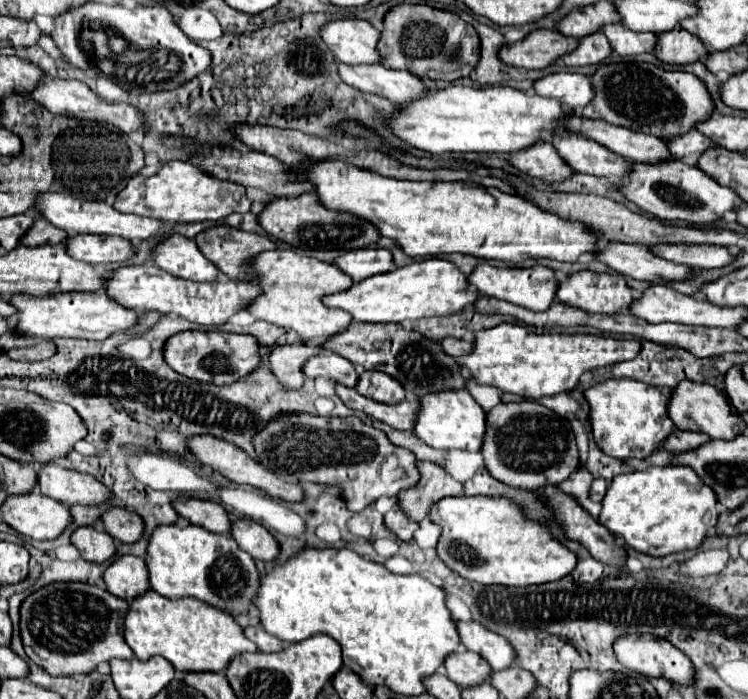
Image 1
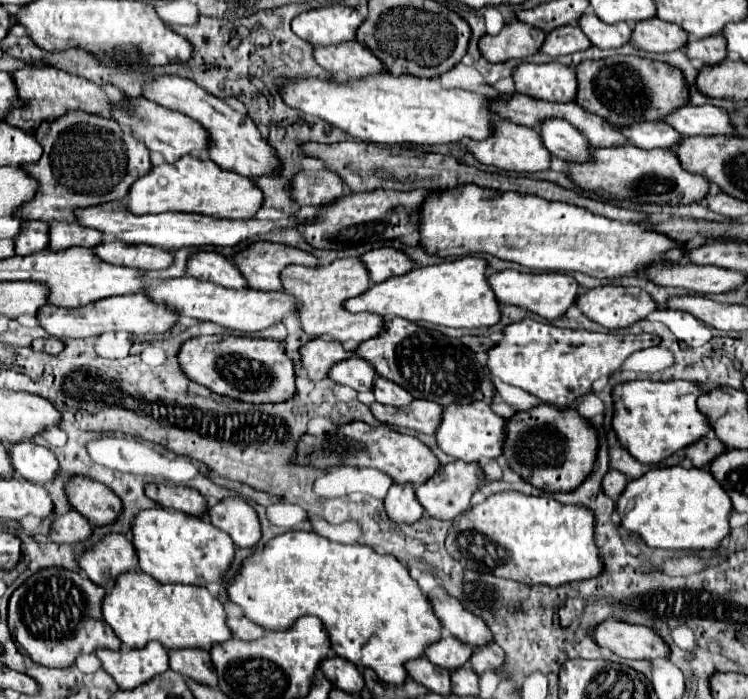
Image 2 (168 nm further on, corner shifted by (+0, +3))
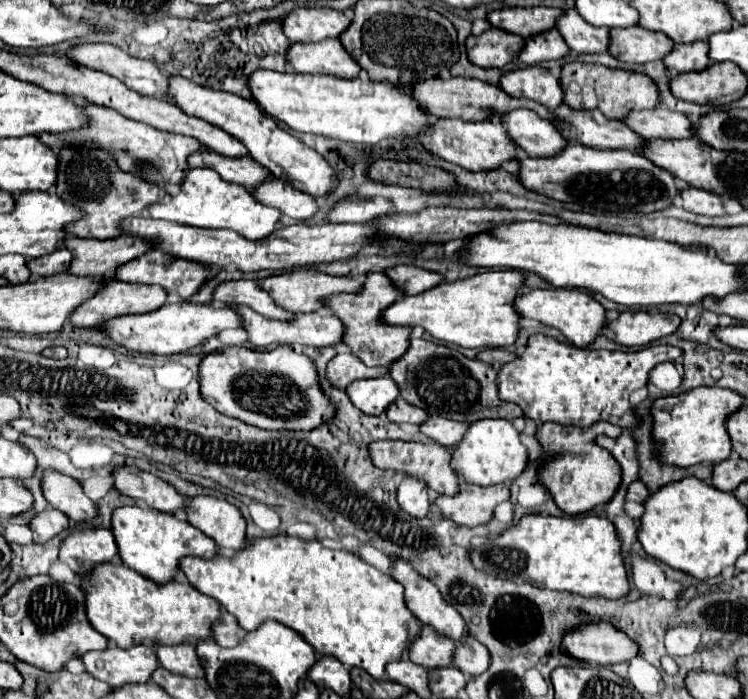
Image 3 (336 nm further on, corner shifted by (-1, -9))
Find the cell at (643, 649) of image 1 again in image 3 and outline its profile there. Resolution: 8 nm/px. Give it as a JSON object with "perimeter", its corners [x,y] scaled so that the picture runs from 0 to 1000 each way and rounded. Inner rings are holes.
{"perimeter":[[[787,890],[766,898],[753,910],[753,930],[777,947],[801,953],[836,947],[854,936],[852,921],[814,890]]]}

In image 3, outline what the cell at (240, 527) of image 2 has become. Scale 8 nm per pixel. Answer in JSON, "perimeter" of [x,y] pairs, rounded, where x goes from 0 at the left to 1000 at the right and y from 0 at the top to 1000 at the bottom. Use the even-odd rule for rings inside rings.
{"perimeter":[[[258,710],[245,727],[250,747],[287,773],[293,784],[320,787],[328,778],[328,741],[303,715]]]}

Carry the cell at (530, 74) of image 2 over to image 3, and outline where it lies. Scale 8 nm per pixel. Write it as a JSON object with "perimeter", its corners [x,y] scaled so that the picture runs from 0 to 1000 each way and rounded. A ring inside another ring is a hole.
{"perimeter":[[[705,94],[686,103],[675,103],[667,114],[667,123],[675,134],[686,140],[705,140],[729,155],[739,157],[753,146],[753,129],[742,109],[731,97]]]}

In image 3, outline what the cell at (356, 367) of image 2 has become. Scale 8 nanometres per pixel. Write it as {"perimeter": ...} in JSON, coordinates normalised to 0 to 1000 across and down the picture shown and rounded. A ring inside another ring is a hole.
{"perimeter":[[[496,541],[496,544],[475,544],[464,555],[464,564],[469,575],[485,587],[493,595],[509,595],[517,589],[517,581],[523,581],[533,569],[533,552],[525,541]]]}

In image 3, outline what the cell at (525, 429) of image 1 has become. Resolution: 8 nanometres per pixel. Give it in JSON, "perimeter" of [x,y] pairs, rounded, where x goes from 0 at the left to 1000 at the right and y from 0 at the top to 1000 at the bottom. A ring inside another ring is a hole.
{"perimeter":[[[729,604],[718,615],[718,629],[723,638],[731,647],[745,647],[745,658],[721,672],[721,692],[726,692],[739,707],[739,715],[755,735],[779,735],[795,724],[811,721],[830,692],[830,667],[811,644],[798,638],[795,627],[801,621],[822,627],[830,621],[830,612],[811,604],[790,607],[790,612],[763,612],[742,604]]]}

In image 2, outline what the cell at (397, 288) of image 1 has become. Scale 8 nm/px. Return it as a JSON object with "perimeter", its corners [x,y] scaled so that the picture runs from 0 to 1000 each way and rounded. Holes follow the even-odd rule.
{"perimeter":[[[612,369],[604,375],[591,375],[570,383],[553,383],[537,395],[524,395],[521,401],[513,401],[511,406],[503,406],[492,412],[484,423],[463,429],[460,441],[465,446],[497,446],[508,452],[521,452],[521,455],[543,455],[548,461],[578,461],[588,466],[604,466],[604,469],[650,469],[658,466],[668,458],[668,443],[666,443],[666,429],[660,426],[660,418],[655,415],[650,403],[650,375],[644,369]]]}

